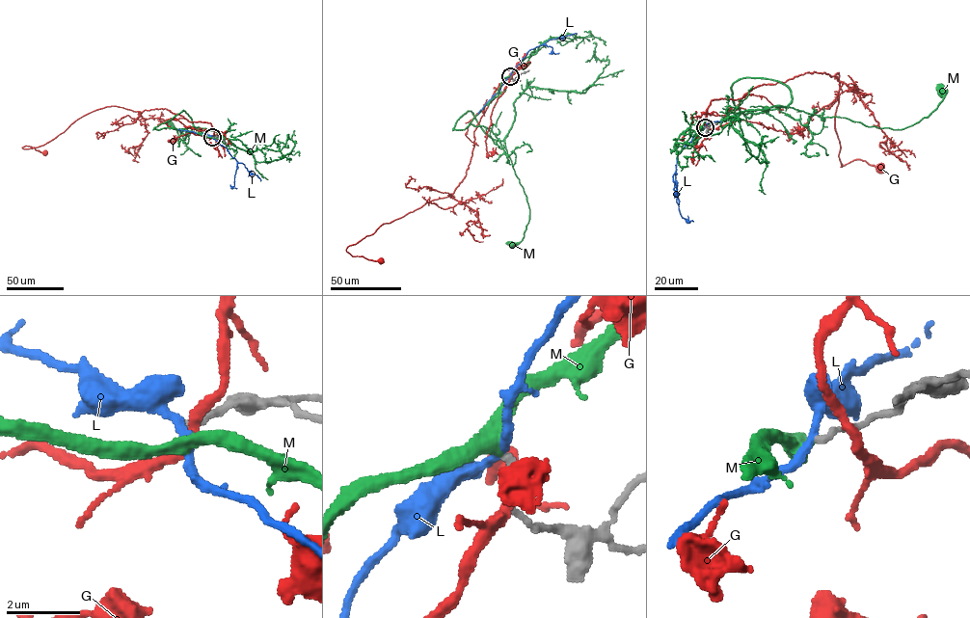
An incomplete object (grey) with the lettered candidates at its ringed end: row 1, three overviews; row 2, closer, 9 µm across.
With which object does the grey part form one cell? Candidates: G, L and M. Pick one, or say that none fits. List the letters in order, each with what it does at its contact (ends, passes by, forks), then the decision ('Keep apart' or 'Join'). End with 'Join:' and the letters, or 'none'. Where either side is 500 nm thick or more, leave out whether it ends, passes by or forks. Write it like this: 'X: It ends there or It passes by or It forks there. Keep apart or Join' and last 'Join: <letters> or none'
G: It passes by. Keep apart
L: It passes by. Keep apart
M: It passes by. Join
Join: M

